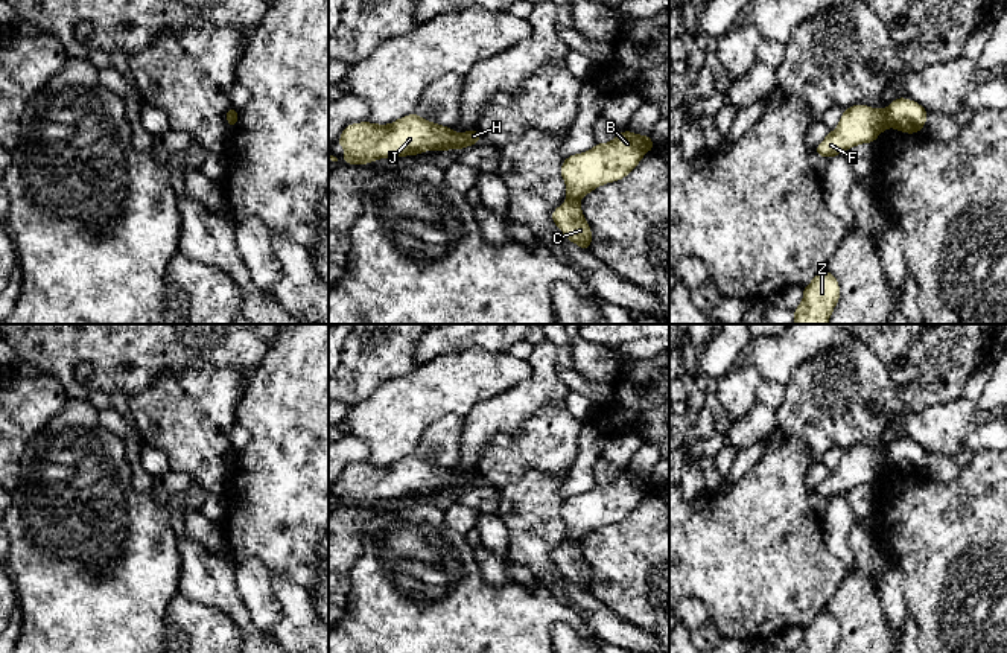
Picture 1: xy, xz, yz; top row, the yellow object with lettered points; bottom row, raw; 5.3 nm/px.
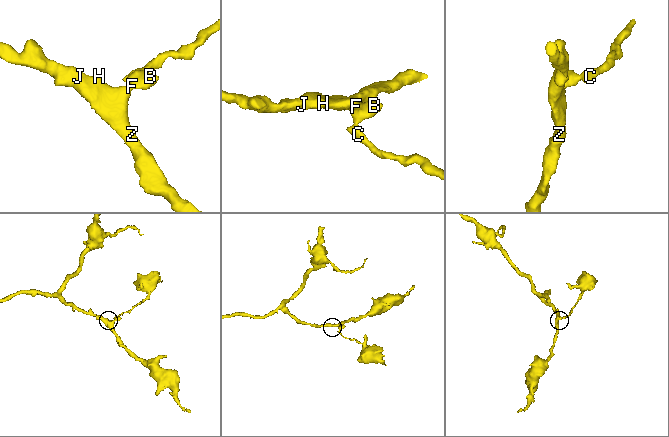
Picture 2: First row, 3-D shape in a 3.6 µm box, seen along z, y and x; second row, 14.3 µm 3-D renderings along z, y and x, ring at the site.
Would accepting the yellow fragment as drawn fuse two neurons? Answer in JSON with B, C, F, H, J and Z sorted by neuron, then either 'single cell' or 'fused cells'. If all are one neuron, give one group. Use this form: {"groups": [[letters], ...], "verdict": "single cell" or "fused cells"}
{"groups": [["B", "F", "H", "J", "Z"], ["C"]], "verdict": "fused cells"}

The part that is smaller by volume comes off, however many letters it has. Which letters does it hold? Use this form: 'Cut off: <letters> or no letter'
Cut off: C

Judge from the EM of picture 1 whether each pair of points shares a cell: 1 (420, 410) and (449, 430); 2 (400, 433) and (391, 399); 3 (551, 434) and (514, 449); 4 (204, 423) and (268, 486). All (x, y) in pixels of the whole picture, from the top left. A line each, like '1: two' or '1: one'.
1: two
2: one
3: one
4: two

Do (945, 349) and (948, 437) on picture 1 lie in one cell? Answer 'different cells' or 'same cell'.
different cells

